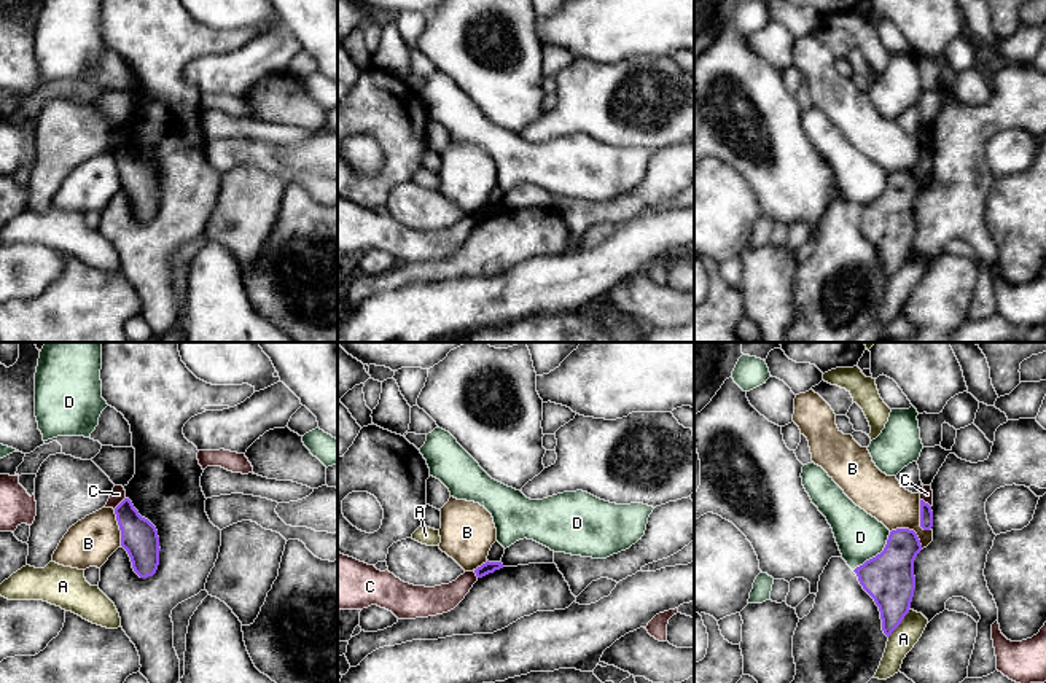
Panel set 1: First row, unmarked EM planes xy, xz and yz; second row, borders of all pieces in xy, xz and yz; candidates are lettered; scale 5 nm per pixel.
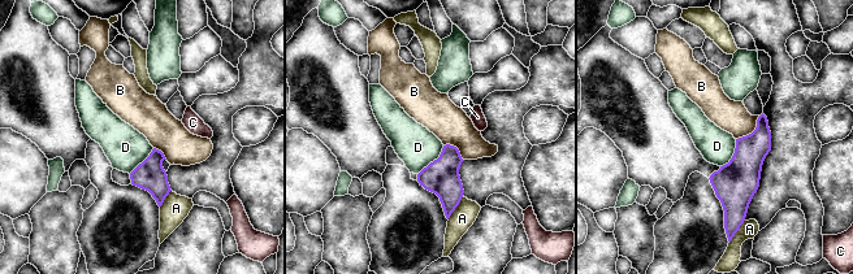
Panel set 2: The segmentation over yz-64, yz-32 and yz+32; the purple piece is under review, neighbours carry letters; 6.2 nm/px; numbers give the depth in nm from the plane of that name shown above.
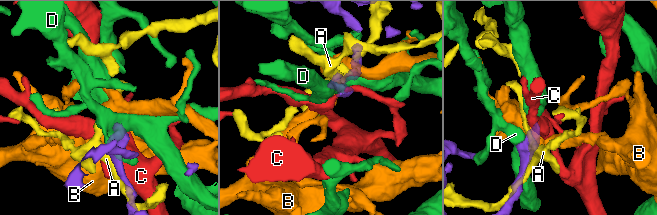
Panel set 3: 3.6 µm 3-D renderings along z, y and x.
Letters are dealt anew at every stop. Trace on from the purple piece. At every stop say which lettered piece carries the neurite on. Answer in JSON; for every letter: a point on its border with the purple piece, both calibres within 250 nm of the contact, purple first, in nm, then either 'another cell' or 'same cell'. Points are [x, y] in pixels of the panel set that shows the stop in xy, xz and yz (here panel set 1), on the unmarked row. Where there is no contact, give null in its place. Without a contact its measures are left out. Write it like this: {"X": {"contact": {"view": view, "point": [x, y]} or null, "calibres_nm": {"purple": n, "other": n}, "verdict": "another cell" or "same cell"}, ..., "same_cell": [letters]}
{"A": {"contact": {"view": "yz", "point": [900, 266]}, "calibres_nm": {"purple": 260, "other": 130}, "verdict": "another cell"}, "B": {"contact": {"view": "yz", "point": [911, 174]}, "calibres_nm": {"purple": 240, "other": 220}, "verdict": "another cell"}, "C": {"contact": {"view": "xy", "point": [120, 147]}, "calibres_nm": {"purple": 190, "other": 80}, "verdict": "another cell"}, "D": {"contact": {"view": "yz", "point": [878, 198]}, "calibres_nm": {"purple": 260, "other": 240}, "verdict": "another cell"}, "same_cell": []}

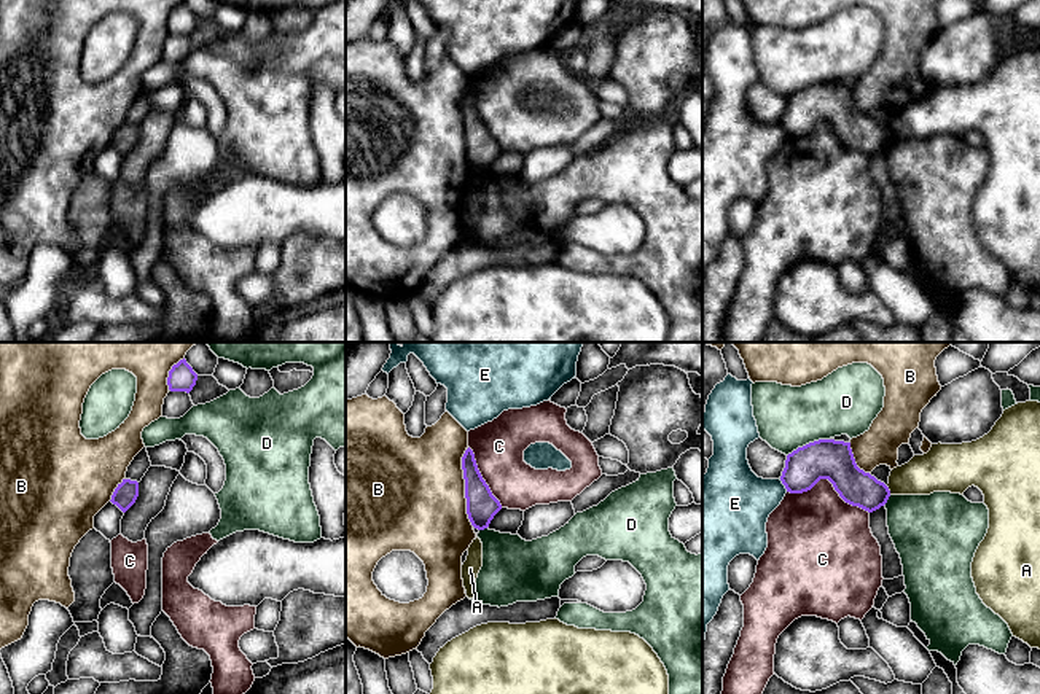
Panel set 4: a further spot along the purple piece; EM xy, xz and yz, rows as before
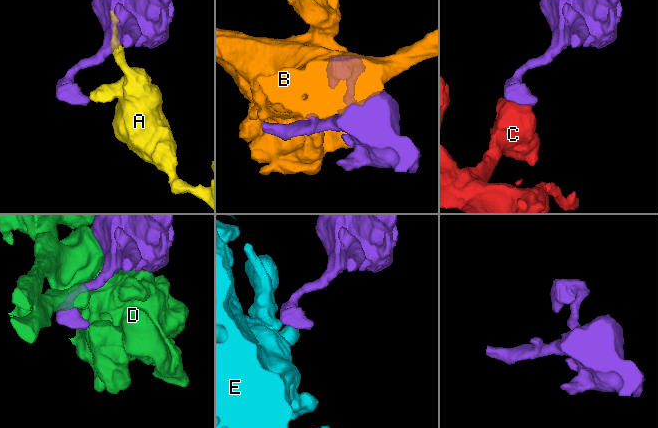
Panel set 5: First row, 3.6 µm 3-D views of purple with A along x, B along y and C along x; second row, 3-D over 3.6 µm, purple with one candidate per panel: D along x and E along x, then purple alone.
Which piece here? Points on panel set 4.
{"A": {"contact": {"view": "yz", "point": [889, 134]}, "calibres_nm": {"purple": 180, "other": 200}, "verdict": "another cell"}, "B": {"contact": {"view": "xz", "point": [465, 131]}, "calibres_nm": {"purple": 160, "other": 500}, "verdict": "another cell"}, "C": {"contact": {"view": "yz", "point": [830, 124]}, "calibres_nm": {"purple": 200, "other": 400}, "verdict": "another cell"}, "D": {"contact": {"view": "yz", "point": [809, 86]}, "calibres_nm": {"purple": 200, "other": 320}, "verdict": "another cell"}, "E": {"contact": {"view": "yz", "point": [784, 128]}, "calibres_nm": {"purple": 200, "other": 320}, "verdict": "another cell"}, "same_cell": []}

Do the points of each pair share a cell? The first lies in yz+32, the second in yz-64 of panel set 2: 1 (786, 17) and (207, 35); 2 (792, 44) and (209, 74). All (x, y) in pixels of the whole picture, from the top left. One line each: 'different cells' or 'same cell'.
1: different cells
2: different cells

